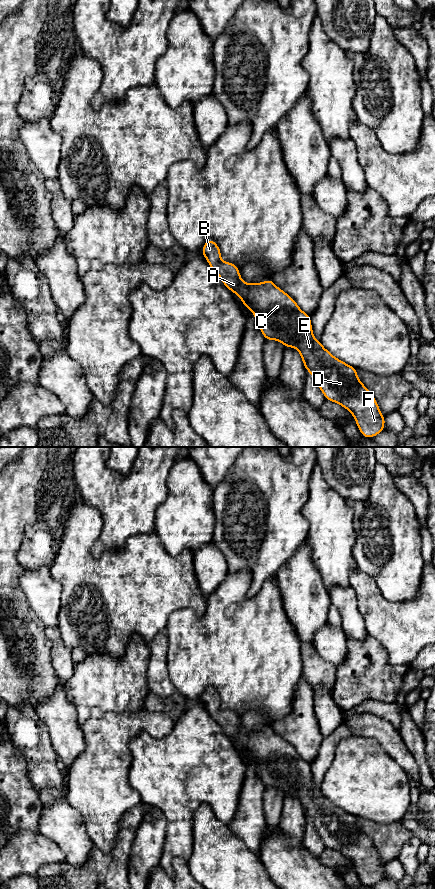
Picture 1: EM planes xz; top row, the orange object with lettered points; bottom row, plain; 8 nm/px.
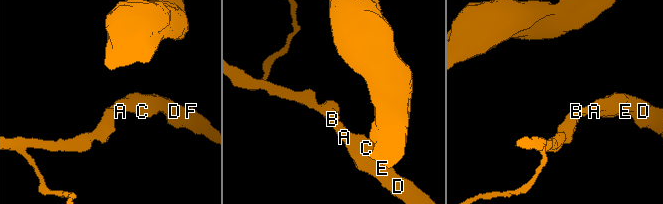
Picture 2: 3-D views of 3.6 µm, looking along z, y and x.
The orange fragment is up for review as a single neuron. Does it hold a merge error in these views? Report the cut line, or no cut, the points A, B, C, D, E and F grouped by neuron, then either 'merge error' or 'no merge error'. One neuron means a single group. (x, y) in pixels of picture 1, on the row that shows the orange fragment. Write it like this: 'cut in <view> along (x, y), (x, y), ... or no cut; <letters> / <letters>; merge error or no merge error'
no cut; A B C D E F; no merge error

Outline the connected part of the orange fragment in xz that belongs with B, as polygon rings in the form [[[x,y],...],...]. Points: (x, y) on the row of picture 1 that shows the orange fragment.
[[[208,239],[201,251],[222,283],[232,293],[236,293],[248,310],[255,315],[257,326],[265,340],[277,340],[285,348],[296,348],[306,371],[312,374],[326,400],[338,403],[350,411],[363,437],[373,438],[384,431],[385,416],[381,414],[371,391],[359,380],[357,369],[334,357],[322,346],[321,340],[315,339],[310,315],[303,312],[292,297],[277,287],[272,279],[255,284],[245,283],[235,264],[221,260],[221,250],[214,240]]]

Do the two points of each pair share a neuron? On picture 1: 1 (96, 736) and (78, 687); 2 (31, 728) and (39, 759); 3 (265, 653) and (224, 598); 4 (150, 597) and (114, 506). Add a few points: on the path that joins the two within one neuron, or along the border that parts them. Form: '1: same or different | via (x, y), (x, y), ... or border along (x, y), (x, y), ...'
1: different | border along (112, 711), (94, 709), (91, 715), (78, 725)
2: same | via (31, 736), (37, 751)
3: same | via (250, 645), (221, 616), (221, 613)
4: different | border along (150, 532), (131, 535), (119, 550), (107, 550)

